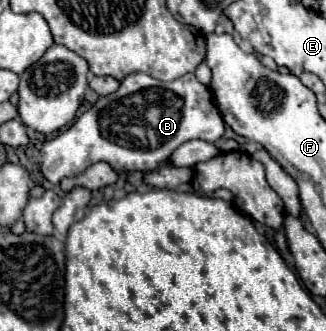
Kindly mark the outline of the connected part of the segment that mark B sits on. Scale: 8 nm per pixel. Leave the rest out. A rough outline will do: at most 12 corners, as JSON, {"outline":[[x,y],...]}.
{"outline":[[129,74],[39,150],[51,184],[225,132],[195,74]]}

